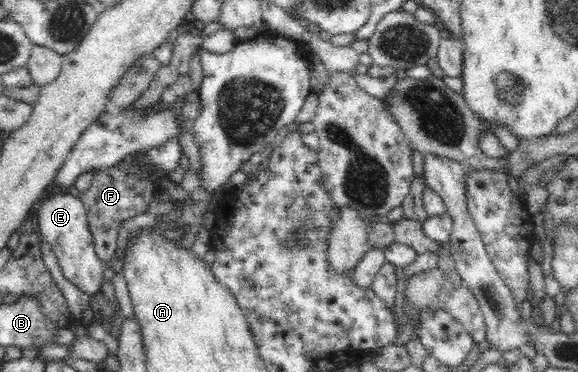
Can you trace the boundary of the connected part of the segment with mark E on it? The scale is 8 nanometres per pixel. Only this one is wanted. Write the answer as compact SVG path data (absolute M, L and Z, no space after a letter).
M70 192L53 193L37 205L36 216L38 231L51 244L52 251L57 256L57 261L65 274L65 279L90 296L96 294L100 289L105 265L104 262L99 261L95 253L82 201Z

